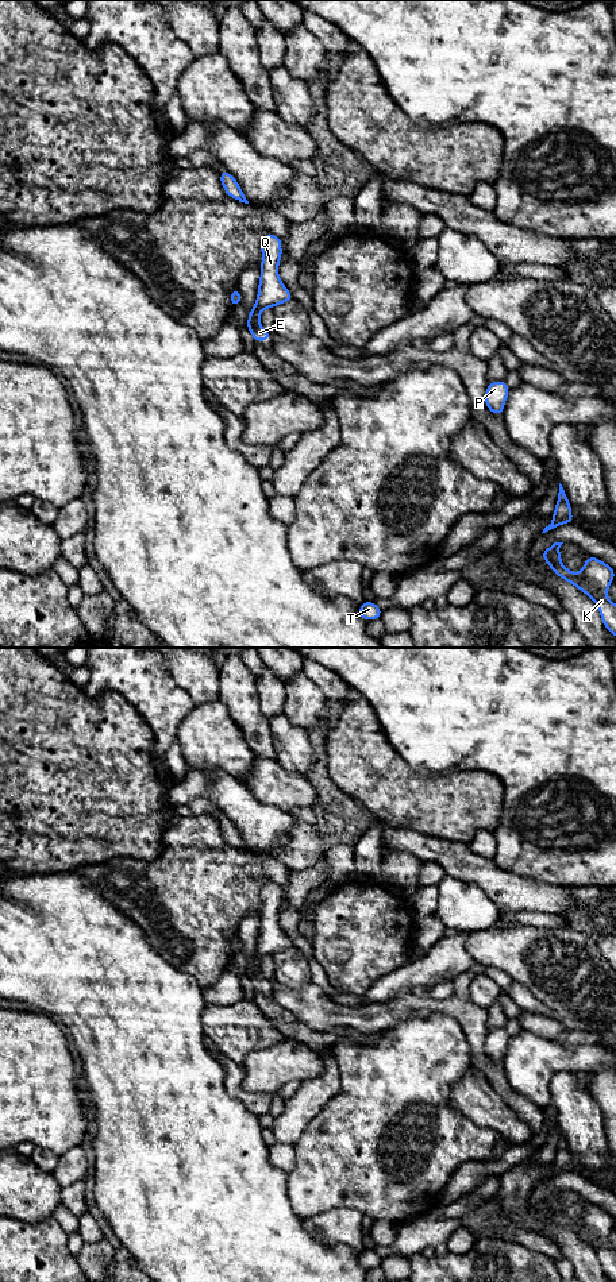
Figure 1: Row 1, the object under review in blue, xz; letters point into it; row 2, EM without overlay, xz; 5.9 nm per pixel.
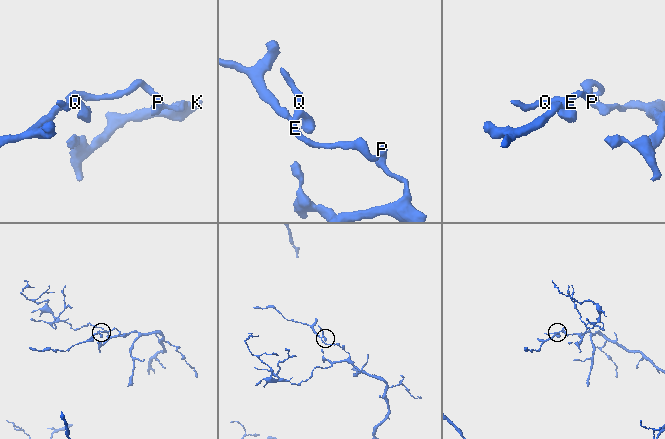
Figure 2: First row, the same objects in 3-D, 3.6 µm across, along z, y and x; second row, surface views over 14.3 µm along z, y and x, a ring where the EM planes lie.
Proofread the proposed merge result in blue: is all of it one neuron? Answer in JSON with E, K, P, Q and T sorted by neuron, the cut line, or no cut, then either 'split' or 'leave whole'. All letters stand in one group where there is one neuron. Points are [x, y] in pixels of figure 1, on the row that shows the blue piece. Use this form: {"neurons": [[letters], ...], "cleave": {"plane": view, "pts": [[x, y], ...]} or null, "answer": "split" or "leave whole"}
{"neurons": [["E"], ["K", "P", "Q", "T"]], "cleave": {"plane": "xz", "pts": [[253, 308], [258, 319]]}, "answer": "split"}

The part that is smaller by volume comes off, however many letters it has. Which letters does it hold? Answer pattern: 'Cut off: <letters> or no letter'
Cut off: E

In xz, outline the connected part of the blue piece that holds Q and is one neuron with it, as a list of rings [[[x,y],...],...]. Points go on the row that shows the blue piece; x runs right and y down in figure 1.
[[[270,232],[266,233],[261,242],[261,277],[258,296],[254,305],[255,316],[258,318],[263,309],[274,308],[280,304],[294,300],[278,277],[278,263],[282,258],[281,244],[281,238]]]

